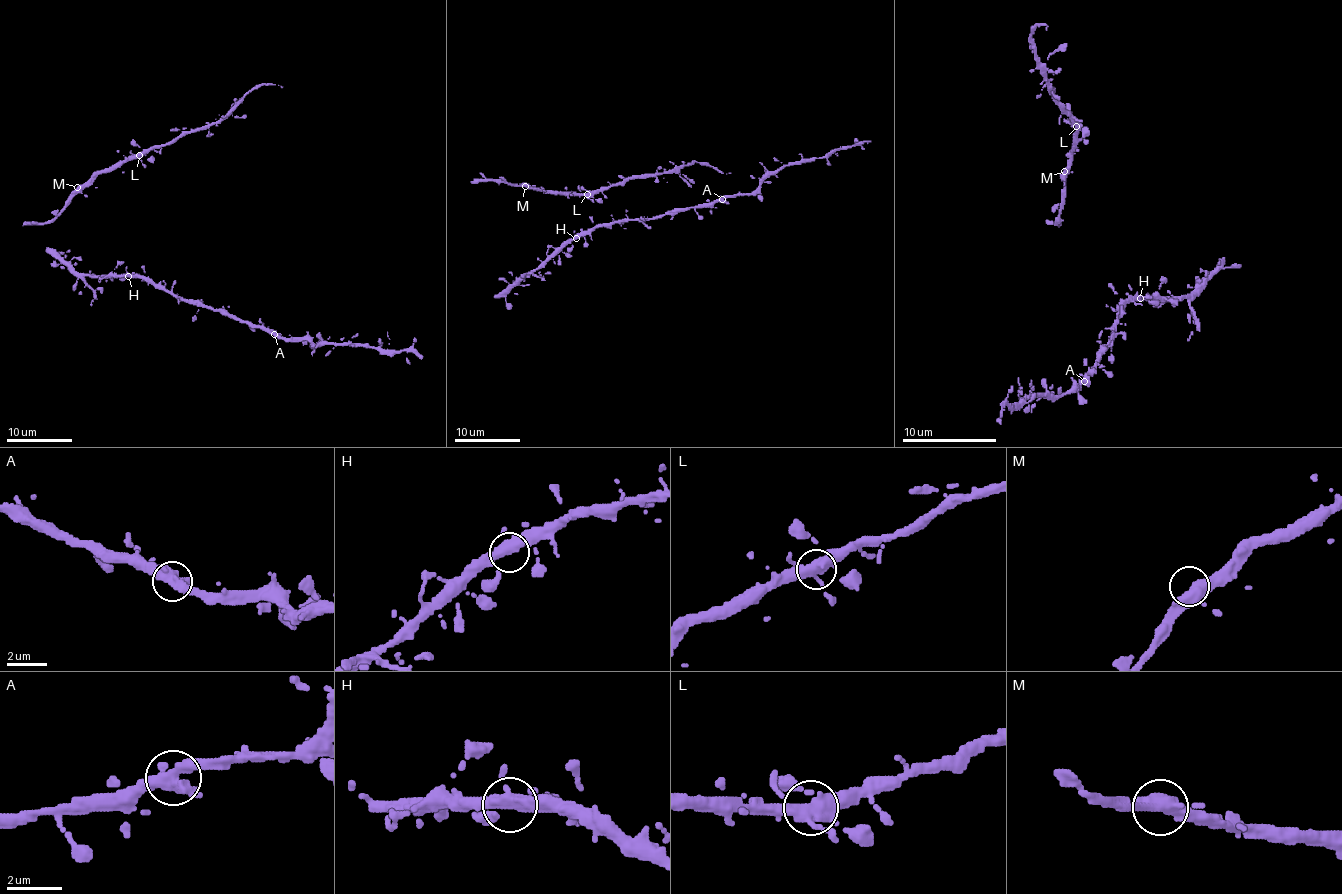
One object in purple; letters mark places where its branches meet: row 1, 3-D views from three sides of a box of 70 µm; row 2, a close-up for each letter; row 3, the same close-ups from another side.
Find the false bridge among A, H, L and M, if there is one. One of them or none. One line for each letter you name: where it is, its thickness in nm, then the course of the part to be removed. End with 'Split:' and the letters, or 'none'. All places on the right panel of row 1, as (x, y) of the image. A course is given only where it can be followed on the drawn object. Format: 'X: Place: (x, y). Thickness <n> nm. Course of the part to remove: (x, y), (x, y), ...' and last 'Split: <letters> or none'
Split: none

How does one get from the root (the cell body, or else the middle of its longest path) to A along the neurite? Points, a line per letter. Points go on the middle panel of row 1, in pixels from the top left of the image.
A: (574, 232), (576, 235), (622, 220), (647, 220), (691, 207), (711, 205), (722, 199)

